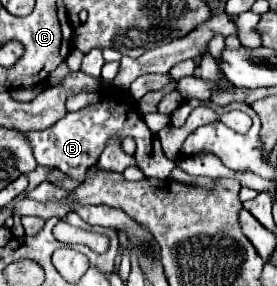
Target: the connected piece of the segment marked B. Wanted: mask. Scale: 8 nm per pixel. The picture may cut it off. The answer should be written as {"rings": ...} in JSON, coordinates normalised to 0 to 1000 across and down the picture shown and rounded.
{"rings":[[[386,308],[386,315],[365,315],[357,329],[365,329],[365,350],[350,364],[307,371],[278,392],[242,392],[184,448],[105,469],[105,497],[112,497],[134,573],[213,587],[220,601],[249,608],[256,622],[300,629],[307,594],[357,559],[365,531],[379,524],[379,510],[401,483],[444,490],[444,483],[473,476],[473,483],[487,483],[487,503],[495,503],[487,552],[538,552],[538,580],[516,580],[516,587],[538,587],[538,594],[516,594],[523,615],[581,622],[581,629],[610,622],[610,601],[632,587],[632,566],[610,566],[596,552],[567,469],[552,469],[531,448],[531,434],[516,427],[509,399],[487,385],[487,371],[458,343],[458,329],[444,329],[437,308],[422,308],[415,322]]]}

